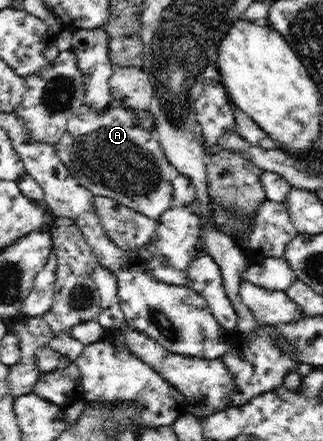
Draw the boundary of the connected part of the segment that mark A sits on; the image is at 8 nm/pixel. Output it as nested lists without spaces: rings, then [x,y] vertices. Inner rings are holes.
[[[114,104],[108,105],[101,113],[90,105],[79,106],[74,116],[68,119],[66,132],[54,145],[61,161],[71,170],[72,176],[84,188],[91,189],[95,196],[107,196],[117,200],[154,220],[174,206],[173,184],[170,181],[174,167],[168,162],[155,135],[136,123],[132,111],[124,107],[114,107]]]

